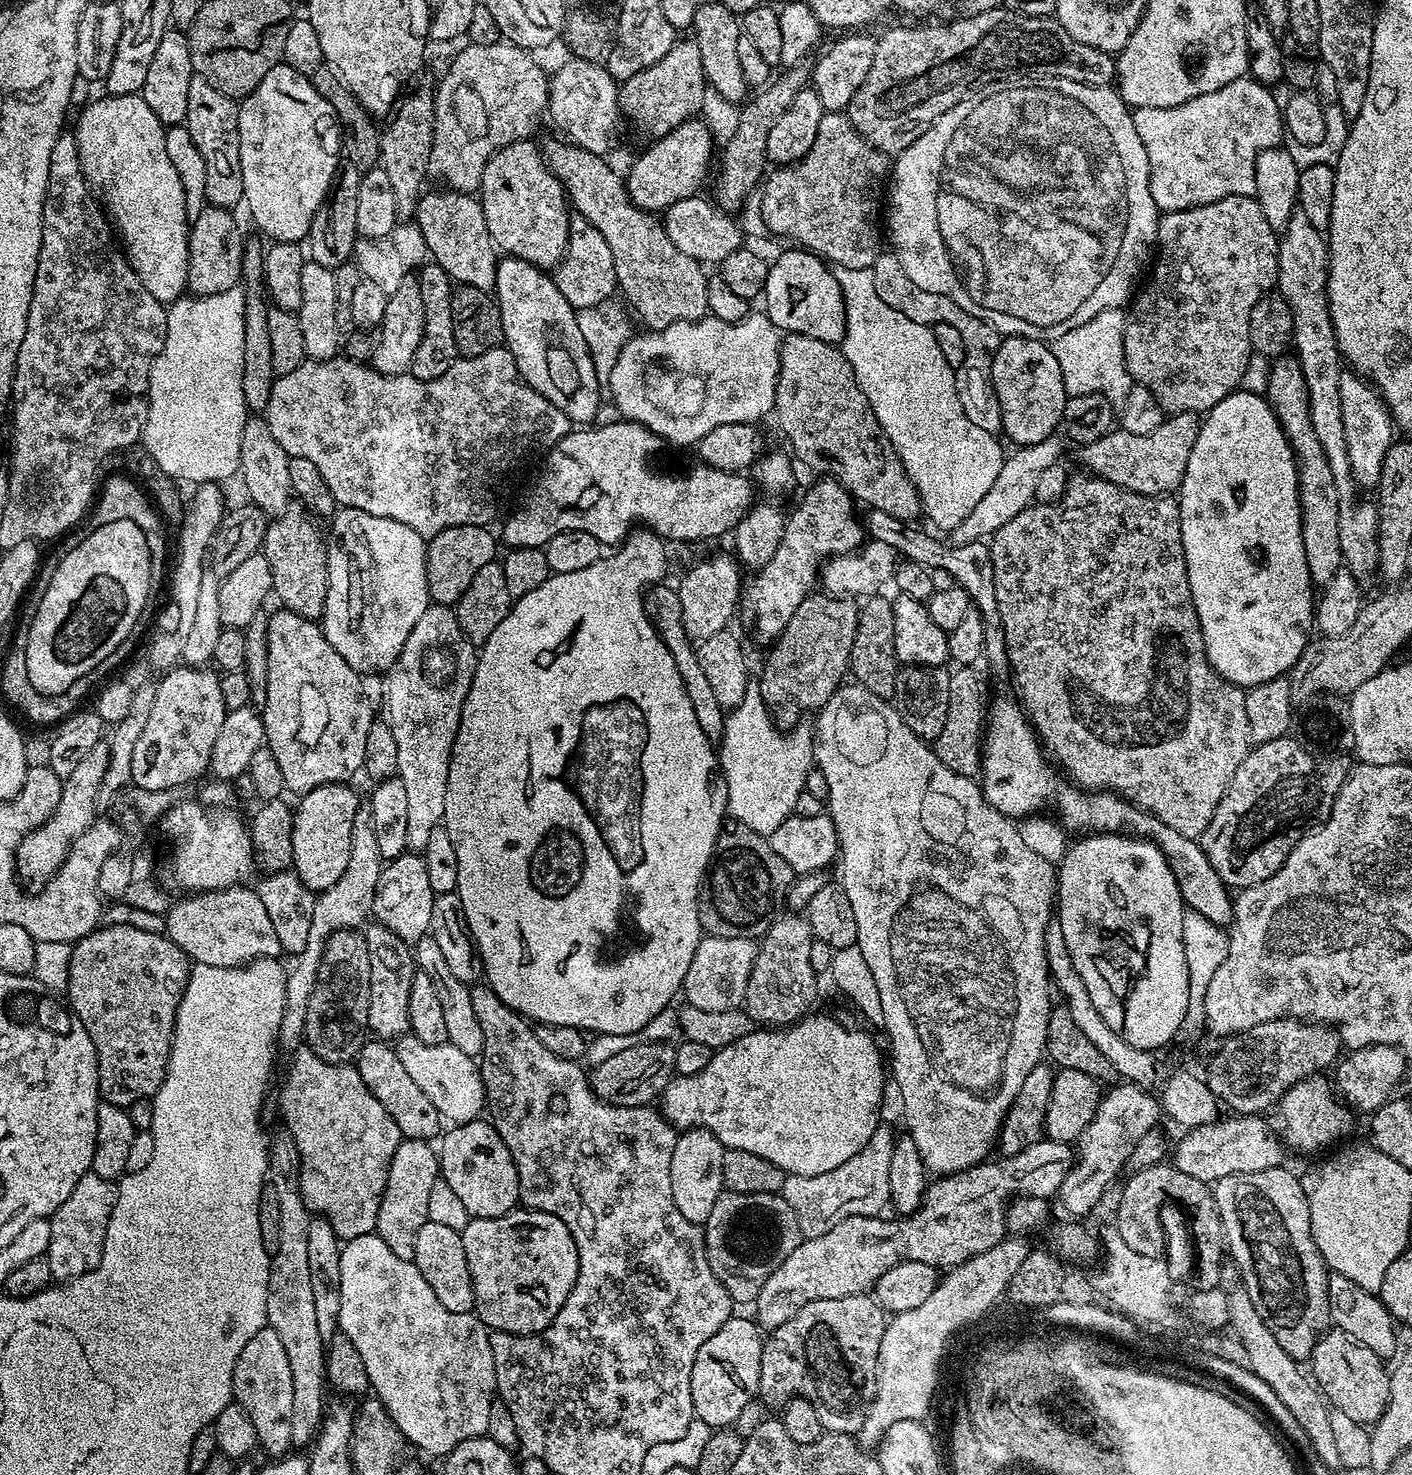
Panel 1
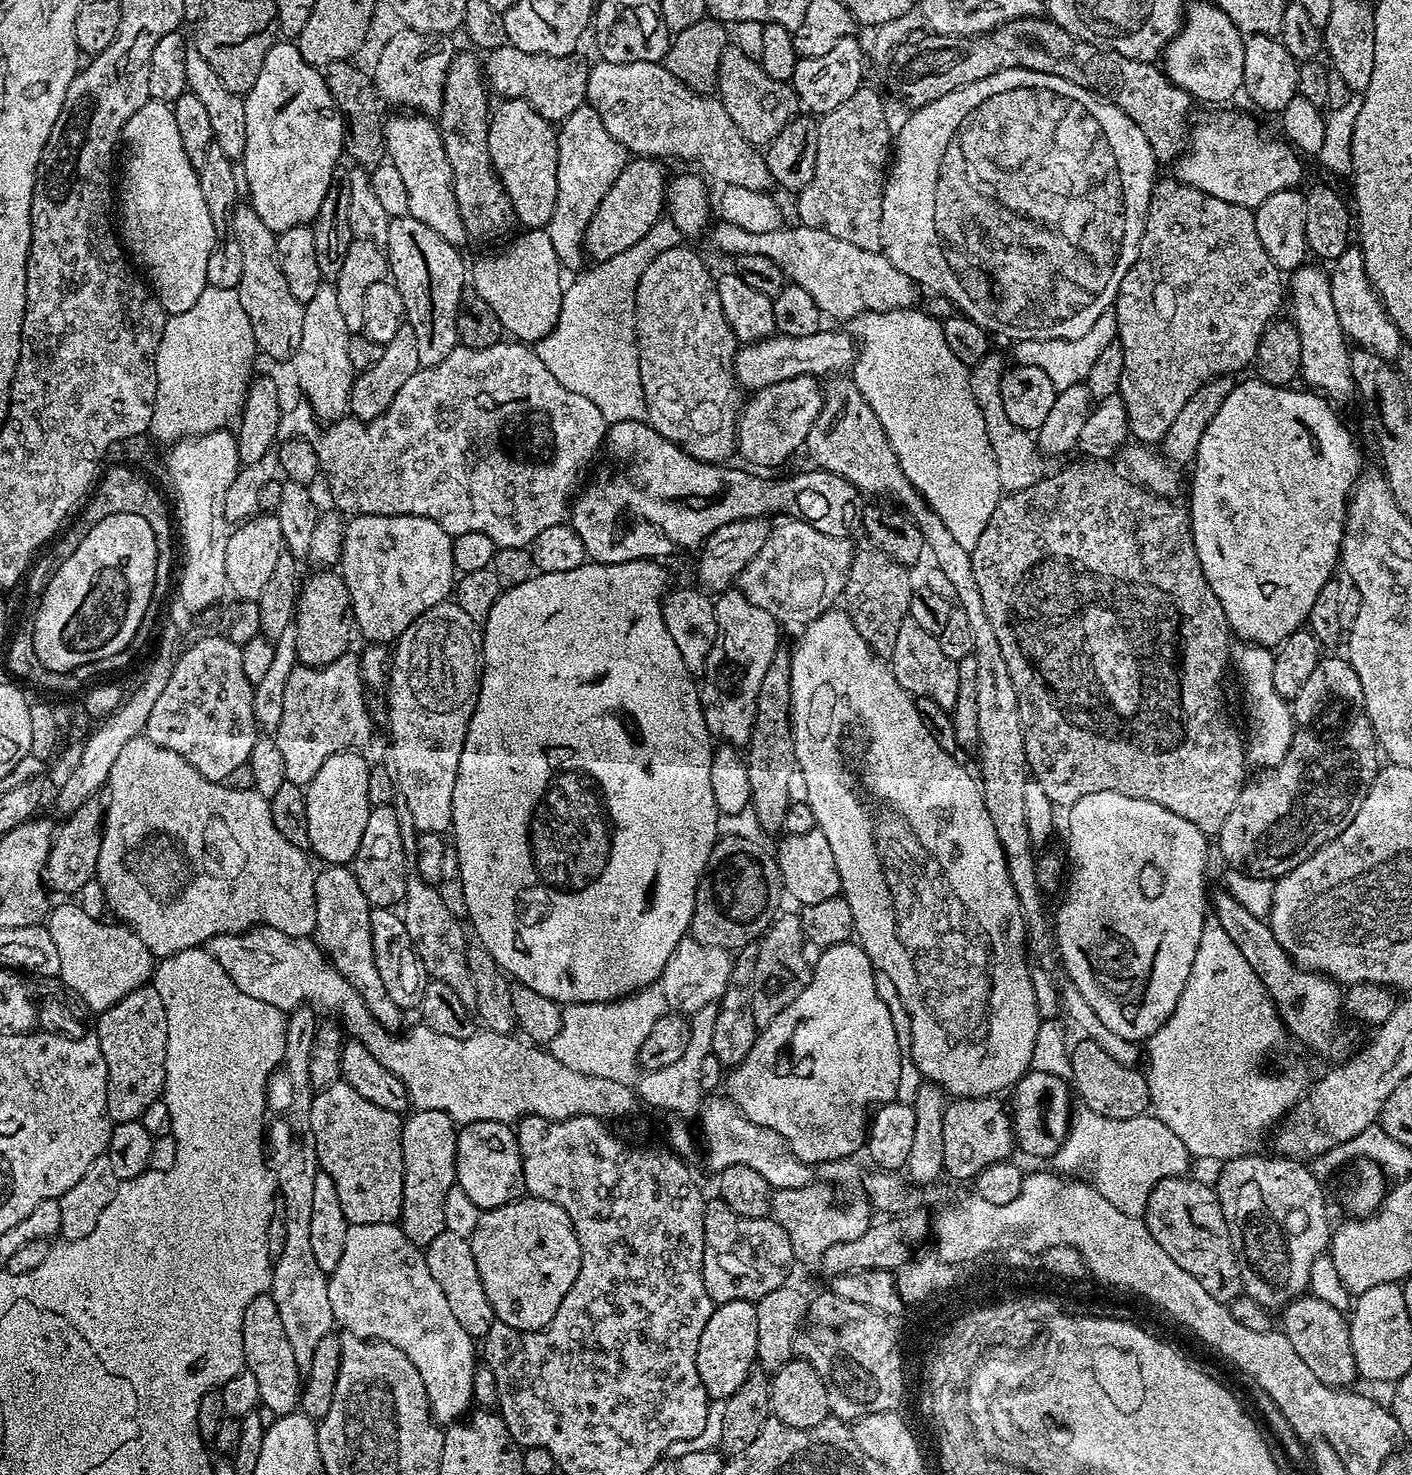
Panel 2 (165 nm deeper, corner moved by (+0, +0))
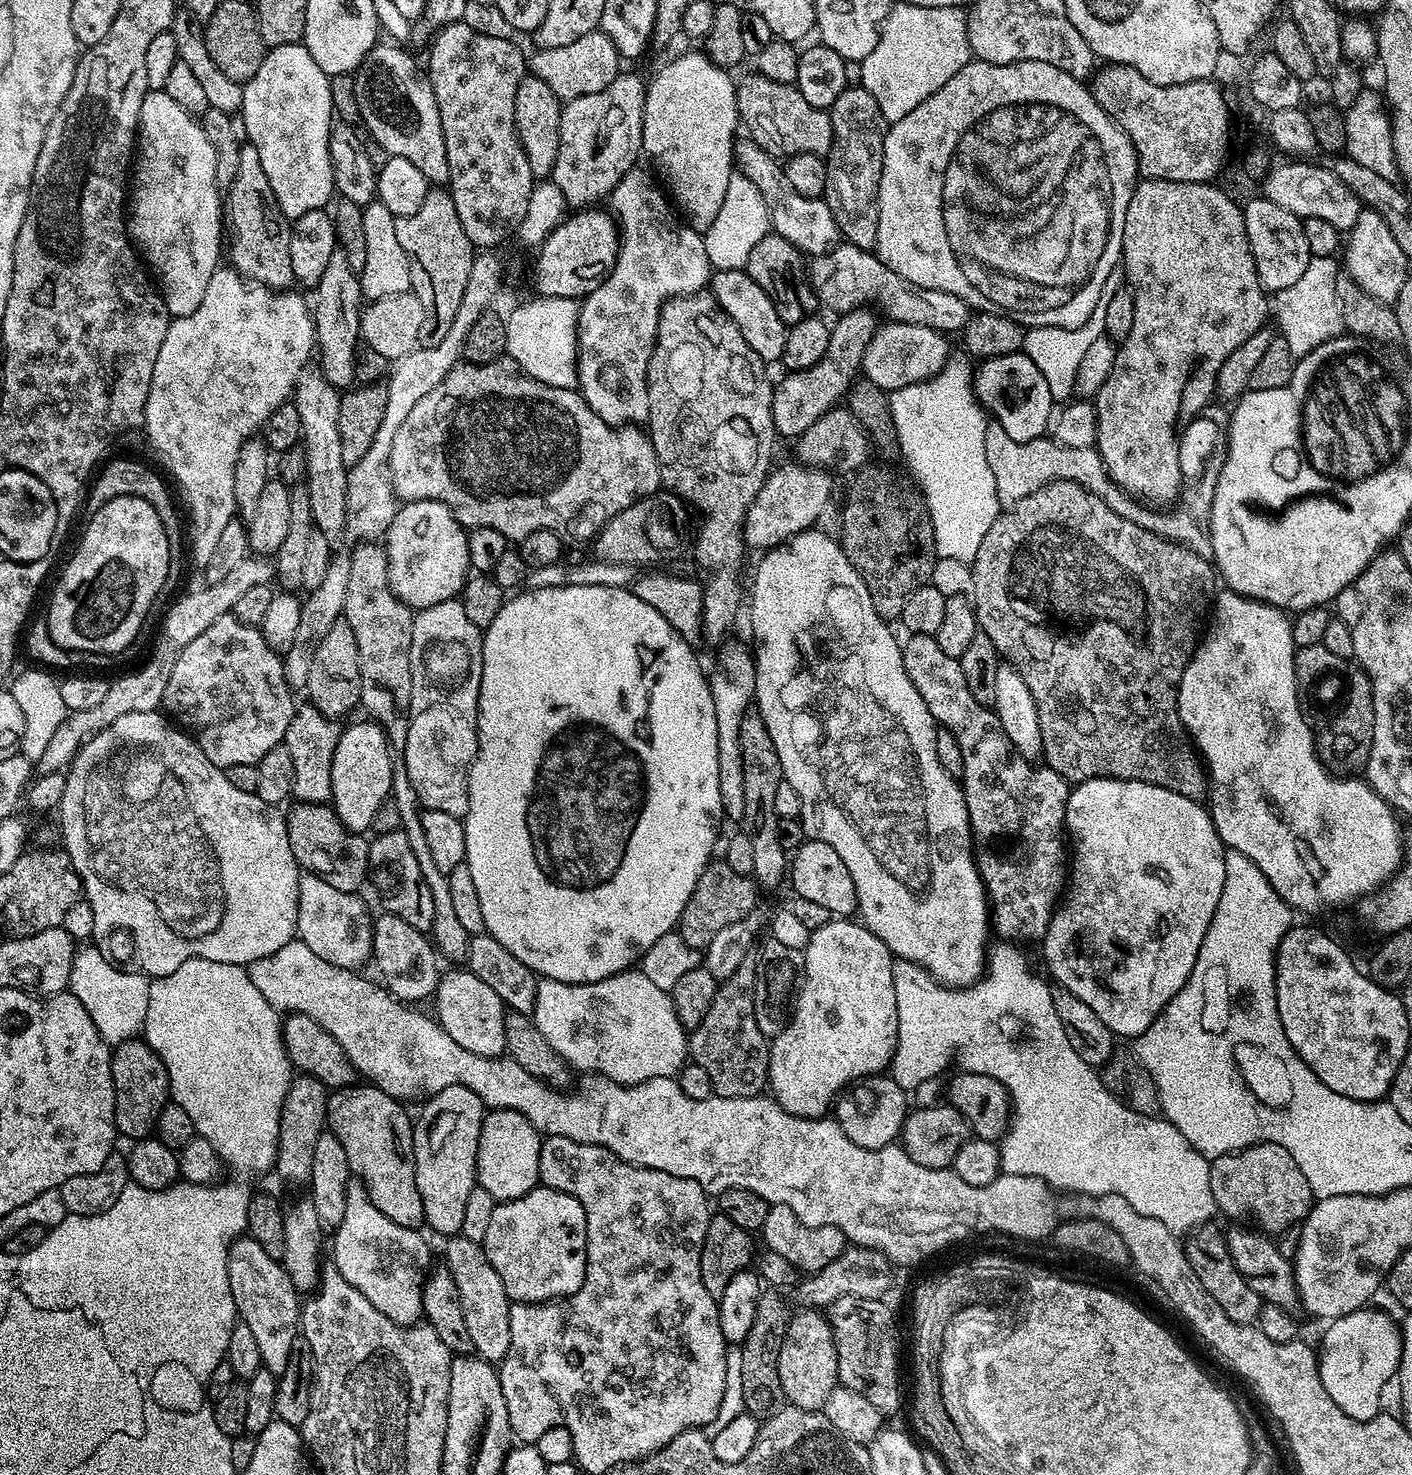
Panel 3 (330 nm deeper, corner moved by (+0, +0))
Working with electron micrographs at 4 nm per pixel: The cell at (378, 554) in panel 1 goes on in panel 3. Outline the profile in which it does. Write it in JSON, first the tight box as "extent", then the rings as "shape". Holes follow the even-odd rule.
{"extent":[382,500,470,610],"shape":[[[409,500],[403,506],[397,507],[394,518],[388,527],[388,531],[385,532],[382,537],[382,543],[384,546],[384,558],[388,562],[390,590],[403,604],[408,605],[408,607],[413,610],[419,610],[421,608],[429,608],[430,606],[438,606],[438,602],[446,602],[447,600],[454,600],[459,597],[470,575],[470,565],[468,562],[468,532],[456,521],[454,514],[445,504],[437,500]]]}

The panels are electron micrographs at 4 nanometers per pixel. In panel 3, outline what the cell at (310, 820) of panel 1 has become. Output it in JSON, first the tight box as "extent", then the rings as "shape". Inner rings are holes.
{"extent":[330,718,394,833],"shape":[[[363,718],[357,724],[345,727],[338,738],[338,746],[334,750],[334,762],[330,766],[330,786],[332,798],[330,806],[336,816],[352,832],[367,833],[374,822],[374,814],[378,814],[378,806],[389,799],[392,790],[392,757],[394,755],[388,746],[388,736],[380,724],[371,718]]]}

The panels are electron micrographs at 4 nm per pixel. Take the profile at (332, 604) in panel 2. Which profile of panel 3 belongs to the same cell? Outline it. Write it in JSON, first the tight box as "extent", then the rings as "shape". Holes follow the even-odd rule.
{"extent":[306,618,360,721],"shape":[[[342,618],[326,630],[326,636],[316,642],[316,647],[312,649],[312,661],[310,662],[310,678],[306,695],[309,696],[311,707],[316,708],[324,716],[331,720],[339,721],[340,716],[344,716],[360,702],[360,663],[358,662],[358,642],[354,638],[354,630]]]}

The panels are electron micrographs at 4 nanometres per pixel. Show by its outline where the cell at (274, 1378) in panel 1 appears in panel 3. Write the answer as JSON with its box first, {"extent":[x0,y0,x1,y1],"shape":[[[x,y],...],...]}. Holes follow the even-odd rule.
{"extent":[228,1234,301,1378],"shape":[[[247,1234],[228,1246],[228,1277],[239,1319],[250,1326],[258,1342],[261,1365],[279,1378],[290,1360],[292,1344],[298,1339],[301,1293],[296,1291],[294,1282],[290,1282],[290,1274],[286,1274],[283,1263],[270,1258],[270,1254],[266,1254],[266,1250],[262,1250],[262,1246]]]}

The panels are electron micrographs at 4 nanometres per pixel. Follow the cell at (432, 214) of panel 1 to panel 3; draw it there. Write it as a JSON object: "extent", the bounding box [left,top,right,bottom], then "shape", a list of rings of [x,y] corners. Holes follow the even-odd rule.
{"extent":[354,42,448,186],"shape":[[[387,42],[377,43],[376,47],[370,50],[370,54],[366,54],[366,58],[360,64],[360,67],[356,69],[354,73],[354,94],[358,98],[358,110],[360,111],[360,118],[363,127],[368,127],[368,132],[375,143],[381,144],[389,156],[397,156],[398,158],[407,158],[409,162],[414,162],[414,166],[418,166],[418,170],[422,170],[422,174],[426,174],[429,185],[432,186],[444,186],[448,182],[448,163],[446,162],[446,142],[444,141],[444,135],[442,134],[442,118],[438,114],[438,102],[434,98],[434,90],[432,89],[432,83],[428,81],[427,75],[416,65],[416,60],[410,53],[404,49],[404,46],[397,46],[395,43]]]}

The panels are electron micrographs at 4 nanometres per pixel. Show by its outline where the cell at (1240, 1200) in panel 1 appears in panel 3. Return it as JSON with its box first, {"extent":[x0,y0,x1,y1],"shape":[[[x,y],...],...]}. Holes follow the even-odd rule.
{"extent":[1210,1144,1314,1233],"shape":[[[1255,1144],[1225,1156],[1215,1157],[1210,1163],[1210,1185],[1214,1202],[1221,1213],[1240,1216],[1249,1212],[1265,1233],[1280,1232],[1283,1228],[1299,1225],[1308,1217],[1314,1197],[1306,1174],[1298,1170],[1298,1162],[1277,1144]]]}

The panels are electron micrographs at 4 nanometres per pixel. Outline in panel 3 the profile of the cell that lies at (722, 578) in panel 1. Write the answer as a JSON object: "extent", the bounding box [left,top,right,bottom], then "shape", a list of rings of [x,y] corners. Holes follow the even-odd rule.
{"extent":[744,463,832,549],"shape":[[[777,463],[769,472],[762,490],[746,510],[744,519],[744,543],[749,549],[767,549],[769,546],[783,544],[800,532],[809,531],[812,524],[828,508],[832,500],[832,480],[823,468],[809,468],[806,464]]]}

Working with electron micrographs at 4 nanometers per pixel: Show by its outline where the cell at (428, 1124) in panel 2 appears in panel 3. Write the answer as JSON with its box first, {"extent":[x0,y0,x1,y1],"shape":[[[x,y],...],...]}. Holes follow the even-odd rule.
{"extent":[412,1084,486,1238],"shape":[[[457,1084],[431,1093],[423,1104],[420,1117],[417,1115],[412,1125],[414,1182],[418,1182],[418,1195],[422,1197],[424,1224],[447,1238],[462,1233],[468,1195],[478,1187],[476,1155],[486,1109],[474,1090]]]}

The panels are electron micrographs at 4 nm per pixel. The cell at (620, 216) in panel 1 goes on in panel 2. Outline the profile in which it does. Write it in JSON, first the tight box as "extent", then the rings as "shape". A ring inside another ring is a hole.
{"extent":[635,246,742,464],"shape":[[[679,246],[659,253],[650,262],[648,270],[642,274],[637,286],[635,345],[638,358],[640,359],[642,390],[645,392],[646,410],[648,411],[646,420],[658,434],[662,434],[662,438],[666,438],[671,444],[676,444],[683,452],[690,454],[694,459],[702,461],[703,464],[718,464],[727,461],[727,456],[731,452],[735,453],[737,451],[736,422],[739,420],[742,411],[742,399],[740,400],[742,389],[740,383],[736,381],[736,370],[734,367],[738,341],[734,330],[730,326],[730,322],[726,320],[726,314],[722,312],[722,301],[718,299],[714,272],[711,272],[704,265],[703,258],[694,249],[686,247]]]}

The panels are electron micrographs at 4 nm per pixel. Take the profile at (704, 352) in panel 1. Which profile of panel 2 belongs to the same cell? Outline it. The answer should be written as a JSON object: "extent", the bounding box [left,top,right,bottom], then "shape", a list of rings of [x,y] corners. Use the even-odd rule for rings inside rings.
{"extent":[734,330,858,390],"shape":[[[821,330],[806,338],[773,334],[765,340],[759,340],[757,344],[737,347],[734,361],[736,381],[740,383],[741,389],[759,390],[774,386],[774,382],[786,382],[799,376],[824,378],[829,374],[847,373],[856,362],[858,345],[847,331],[844,332]]]}

